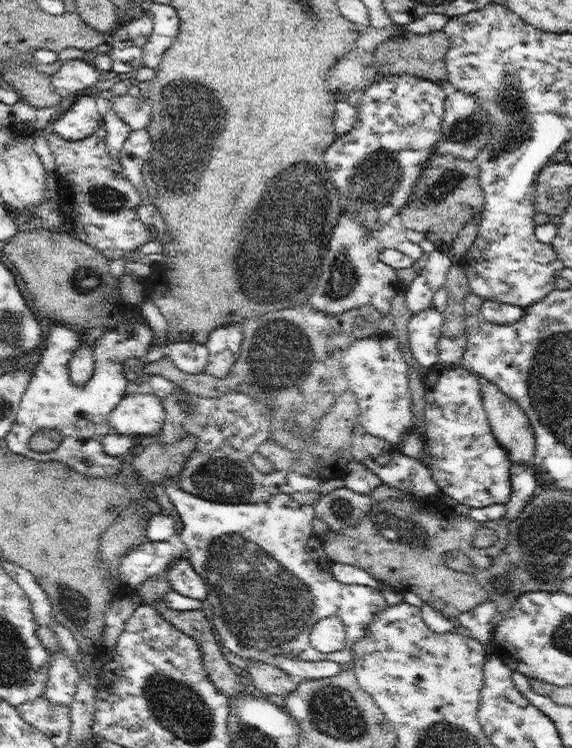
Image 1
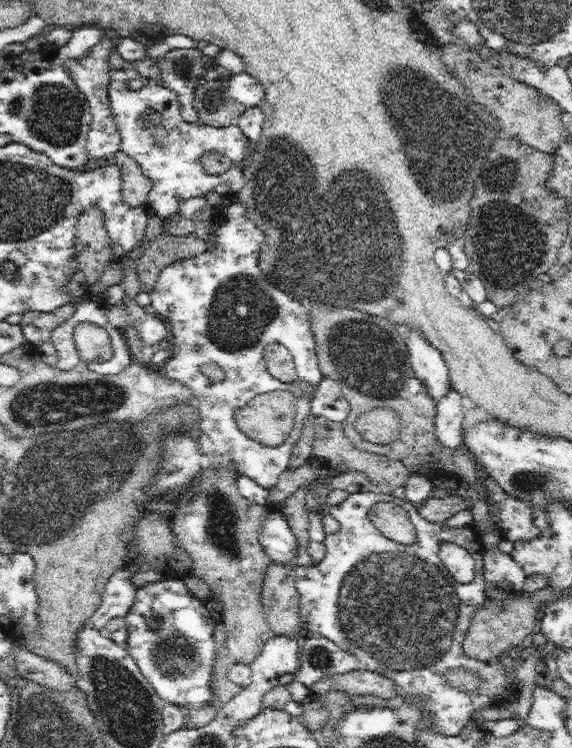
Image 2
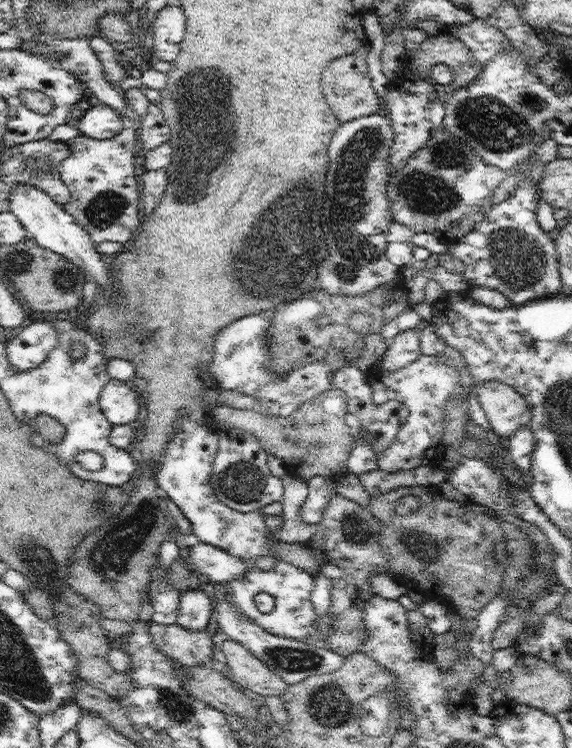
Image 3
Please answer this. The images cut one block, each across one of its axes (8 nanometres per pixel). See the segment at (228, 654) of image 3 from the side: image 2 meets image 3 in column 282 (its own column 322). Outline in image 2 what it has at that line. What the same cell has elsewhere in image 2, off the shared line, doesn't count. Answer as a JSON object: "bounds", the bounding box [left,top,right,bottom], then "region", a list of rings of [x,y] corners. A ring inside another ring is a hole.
{"bounds":[310,668,396,700],"region":[[[366,668],[352,670],[348,674],[336,674],[336,676],[326,676],[318,680],[310,687],[310,693],[315,696],[324,695],[327,690],[342,691],[348,696],[359,694],[370,694],[386,700],[394,698],[396,690],[395,682],[387,676],[372,672]]]}

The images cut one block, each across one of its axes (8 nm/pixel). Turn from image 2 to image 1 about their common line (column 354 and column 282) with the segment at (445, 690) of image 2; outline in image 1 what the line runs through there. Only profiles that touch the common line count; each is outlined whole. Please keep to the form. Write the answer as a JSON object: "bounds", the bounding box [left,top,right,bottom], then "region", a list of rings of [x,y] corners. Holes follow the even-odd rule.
{"bounds":[164,475,389,664],"region":[[[179,475],[172,477],[173,483],[168,483],[164,486],[165,494],[173,502],[175,509],[179,515],[179,518],[183,522],[183,529],[180,532],[180,538],[186,544],[188,560],[192,564],[194,571],[200,575],[200,578],[206,583],[207,588],[207,599],[212,604],[213,618],[211,619],[212,627],[214,628],[214,633],[218,633],[218,636],[222,638],[222,642],[225,644],[225,648],[234,654],[238,654],[241,658],[246,660],[262,660],[266,663],[273,663],[275,656],[289,656],[290,658],[299,658],[300,660],[308,661],[319,661],[326,660],[330,657],[340,664],[346,662],[352,662],[355,660],[355,652],[353,651],[353,646],[358,642],[365,634],[368,632],[369,624],[375,621],[375,618],[379,615],[389,605],[383,594],[372,586],[366,585],[351,585],[340,582],[334,575],[332,575],[331,564],[332,561],[330,557],[326,554],[324,545],[322,542],[322,536],[315,533],[312,530],[312,520],[315,516],[315,508],[312,504],[300,504],[296,502],[289,494],[280,493],[276,496],[271,496],[270,501],[254,504],[216,504],[211,505],[205,502],[199,496],[194,496],[188,492],[184,492],[179,485]],[[329,616],[339,616],[340,620],[345,626],[345,643],[343,650],[337,650],[335,655],[329,655],[327,653],[321,653],[316,650],[311,643],[310,635],[314,625],[323,618],[328,618]]]}

